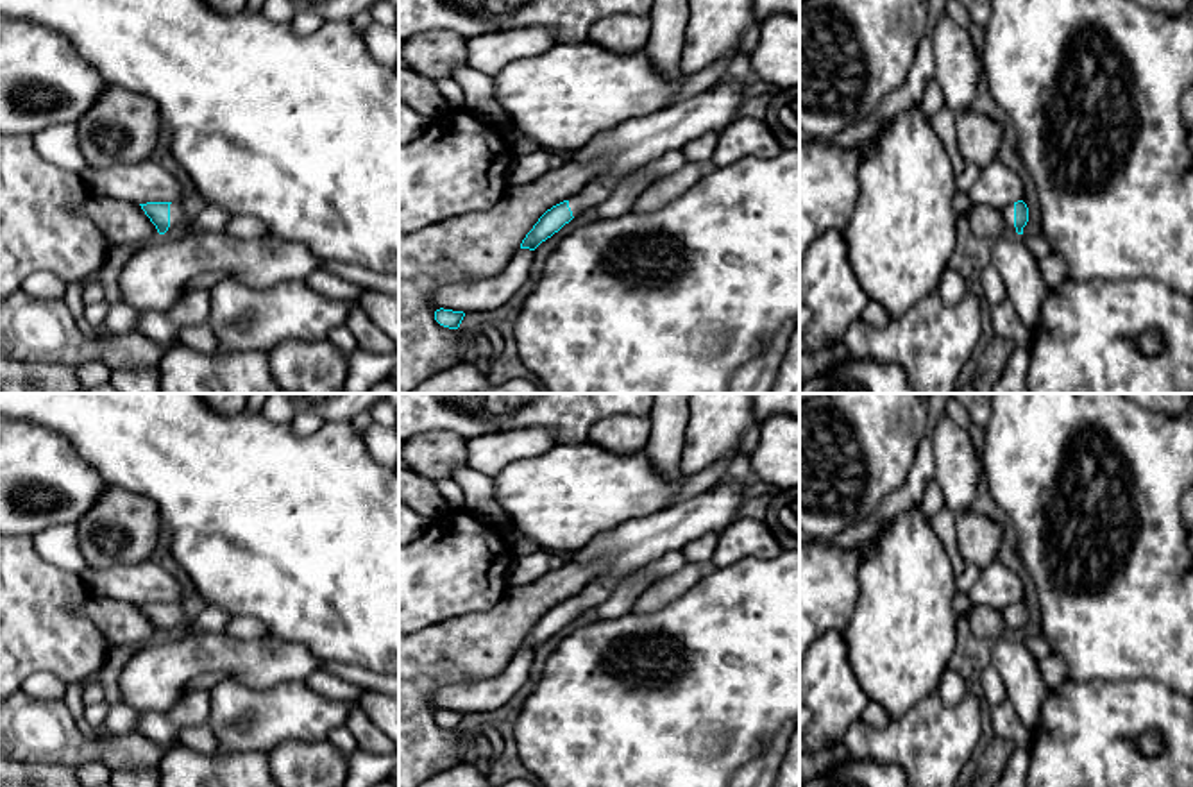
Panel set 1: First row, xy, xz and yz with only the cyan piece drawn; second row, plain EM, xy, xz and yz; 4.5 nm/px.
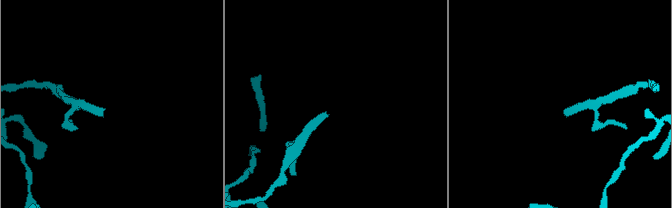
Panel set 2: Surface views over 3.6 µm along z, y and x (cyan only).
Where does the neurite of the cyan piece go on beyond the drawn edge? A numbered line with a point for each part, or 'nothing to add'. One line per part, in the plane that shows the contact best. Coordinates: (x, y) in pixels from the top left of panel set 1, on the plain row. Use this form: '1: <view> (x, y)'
1: xy (152, 680)

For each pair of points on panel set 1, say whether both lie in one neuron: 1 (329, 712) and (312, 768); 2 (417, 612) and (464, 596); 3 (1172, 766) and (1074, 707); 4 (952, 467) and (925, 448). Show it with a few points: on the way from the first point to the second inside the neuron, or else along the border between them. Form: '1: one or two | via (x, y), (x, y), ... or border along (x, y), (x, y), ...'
1: two | border along (326, 737), (294, 739), (279, 746)
2: one | via (428, 601), (433, 596), (453, 596)
3: one | via (1147, 766), (1133, 766), (1099, 732)
4: two | border along (930, 437), (934, 478)

